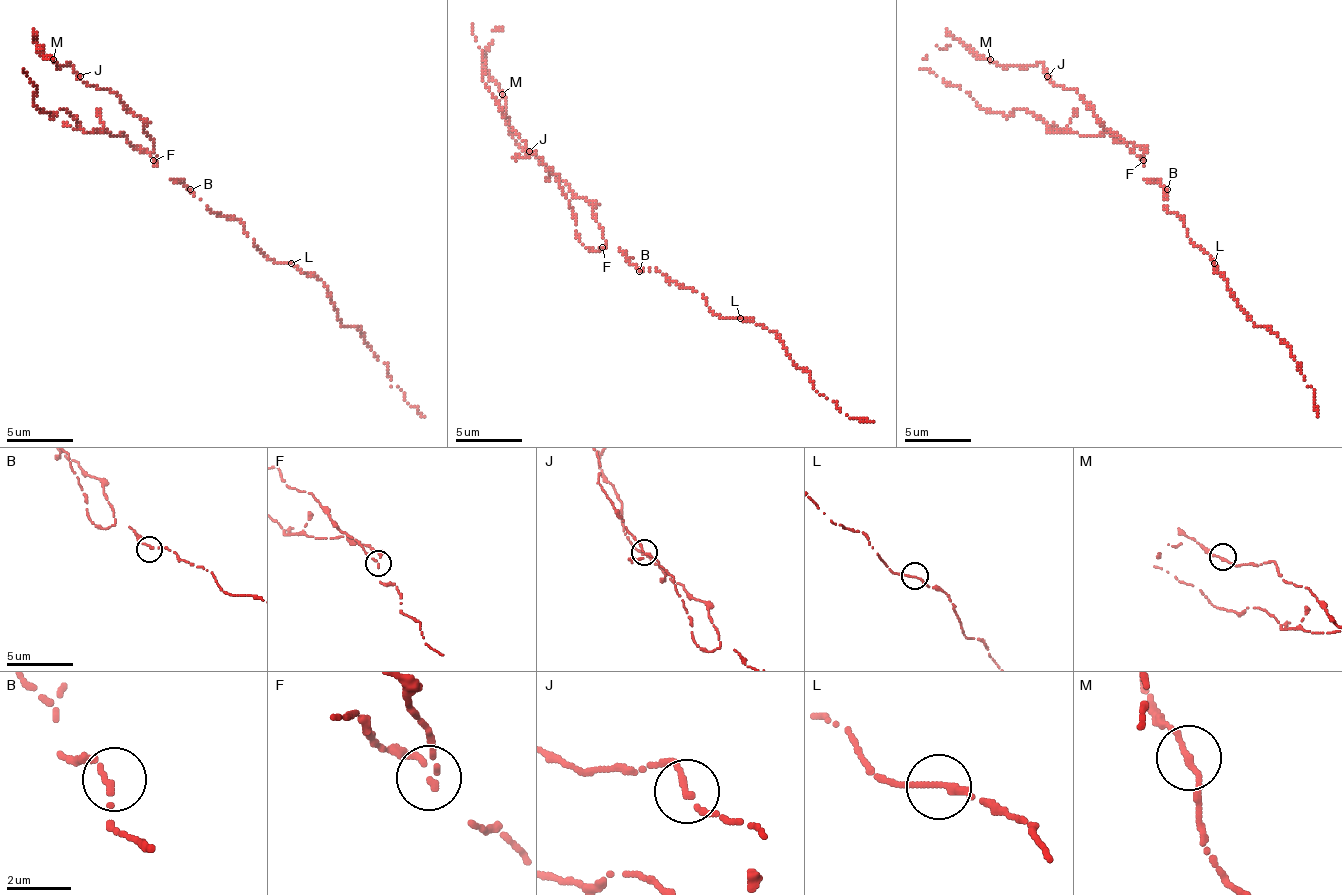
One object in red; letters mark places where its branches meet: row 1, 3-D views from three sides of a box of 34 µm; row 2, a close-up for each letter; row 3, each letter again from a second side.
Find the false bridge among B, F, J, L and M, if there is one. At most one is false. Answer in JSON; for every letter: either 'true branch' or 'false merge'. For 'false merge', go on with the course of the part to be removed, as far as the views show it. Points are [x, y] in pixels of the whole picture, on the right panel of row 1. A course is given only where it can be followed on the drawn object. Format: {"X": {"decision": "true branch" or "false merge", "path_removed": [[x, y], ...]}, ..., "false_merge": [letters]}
{"B": {"decision": "true branch"}, "F": {"decision": "false merge", "path_removed": [[1144, 159], [1147, 152], [1107, 132], [1050, 132], [1023, 109], [990, 112], [920, 69]]}, "J": {"decision": "true branch"}, "L": {"decision": "true branch"}, "M": {"decision": "true branch"}, "false_merge": ["F"]}

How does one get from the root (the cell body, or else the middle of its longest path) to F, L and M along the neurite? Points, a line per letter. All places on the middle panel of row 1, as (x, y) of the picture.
F: (649, 268), (636, 268), (619, 248), (603, 248)
L: (649, 268), (656, 268), (673, 281), (703, 295), (706, 305), (720, 318), (740, 318)
M: (649, 268), (636, 268), (619, 248), (606, 248), (593, 208), (512, 137), (502, 94)

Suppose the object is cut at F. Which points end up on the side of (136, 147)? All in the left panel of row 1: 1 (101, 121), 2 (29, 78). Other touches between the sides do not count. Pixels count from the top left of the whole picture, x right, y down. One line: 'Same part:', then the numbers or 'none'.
Same part: 1, 2

